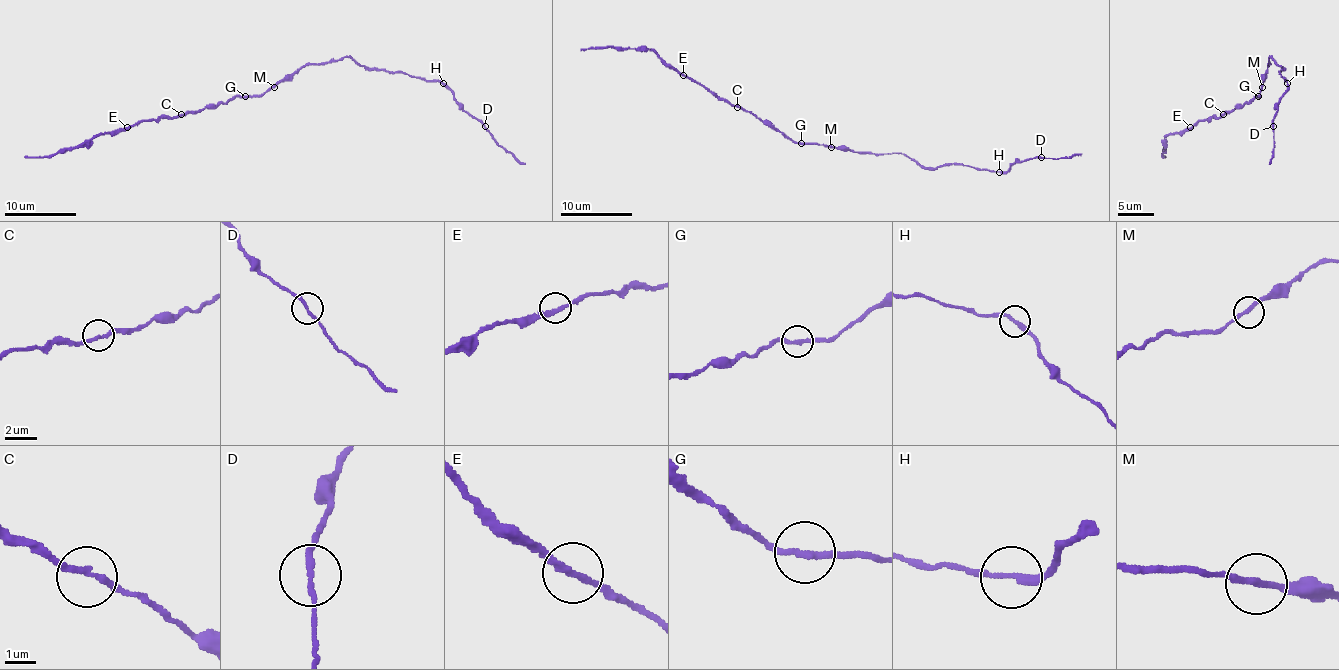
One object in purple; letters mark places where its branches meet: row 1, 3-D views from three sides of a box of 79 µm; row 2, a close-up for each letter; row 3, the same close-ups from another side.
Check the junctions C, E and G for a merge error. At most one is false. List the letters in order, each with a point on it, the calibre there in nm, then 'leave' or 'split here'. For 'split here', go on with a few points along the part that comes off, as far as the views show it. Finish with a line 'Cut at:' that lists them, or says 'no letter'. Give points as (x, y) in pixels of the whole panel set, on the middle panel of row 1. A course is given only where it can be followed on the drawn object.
C: (737, 107) | 200 nm | leave
E: (683, 75) | 200 nm | leave
G: (801, 143) | 200 nm | leave
Cut at: no letter

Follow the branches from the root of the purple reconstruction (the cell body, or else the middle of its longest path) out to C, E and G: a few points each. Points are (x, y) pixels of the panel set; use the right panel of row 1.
C: (1262, 82), (1259, 96), (1223, 114)
E: (1262, 82), (1259, 96), (1248, 103), (1226, 110), (1219, 118), (1199, 119), (1190, 127)
G: (1262, 82), (1259, 96)

